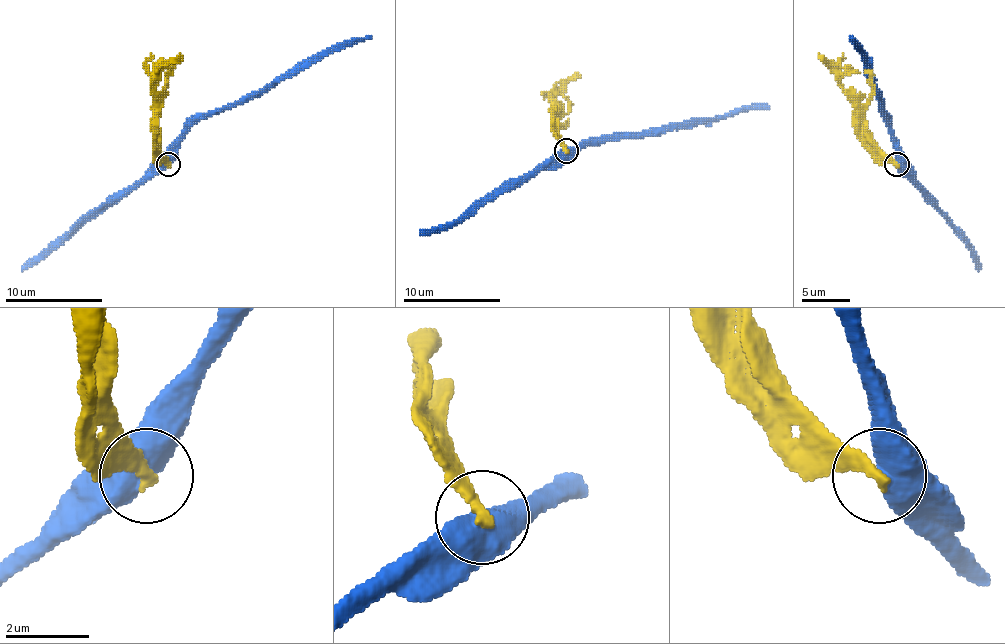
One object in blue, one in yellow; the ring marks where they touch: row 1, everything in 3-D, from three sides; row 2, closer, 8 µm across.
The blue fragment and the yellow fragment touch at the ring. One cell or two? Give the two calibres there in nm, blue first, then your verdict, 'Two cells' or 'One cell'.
Thickness 550 nm (blue) against 320 nm. Two cells

